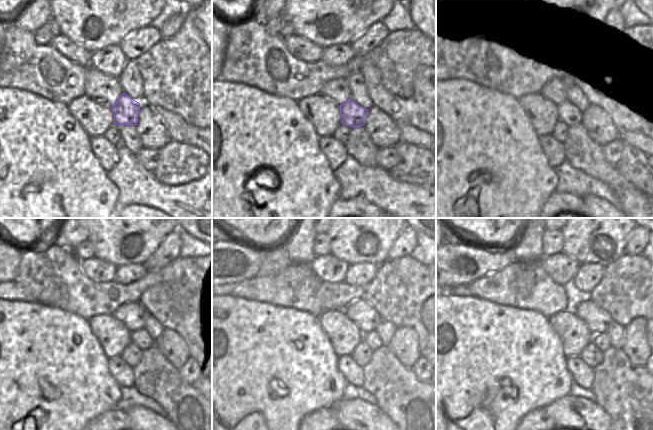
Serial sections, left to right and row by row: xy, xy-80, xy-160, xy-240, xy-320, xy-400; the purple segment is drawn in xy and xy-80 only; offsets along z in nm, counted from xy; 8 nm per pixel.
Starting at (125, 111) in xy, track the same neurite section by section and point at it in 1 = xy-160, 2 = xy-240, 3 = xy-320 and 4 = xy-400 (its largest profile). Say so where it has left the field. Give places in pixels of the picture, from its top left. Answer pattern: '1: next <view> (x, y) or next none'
1: next xy-160 (567, 112)
2: next xy-240 (140, 338)
3: next xy-320 (372, 339)
4: next xy-400 (601, 340)

